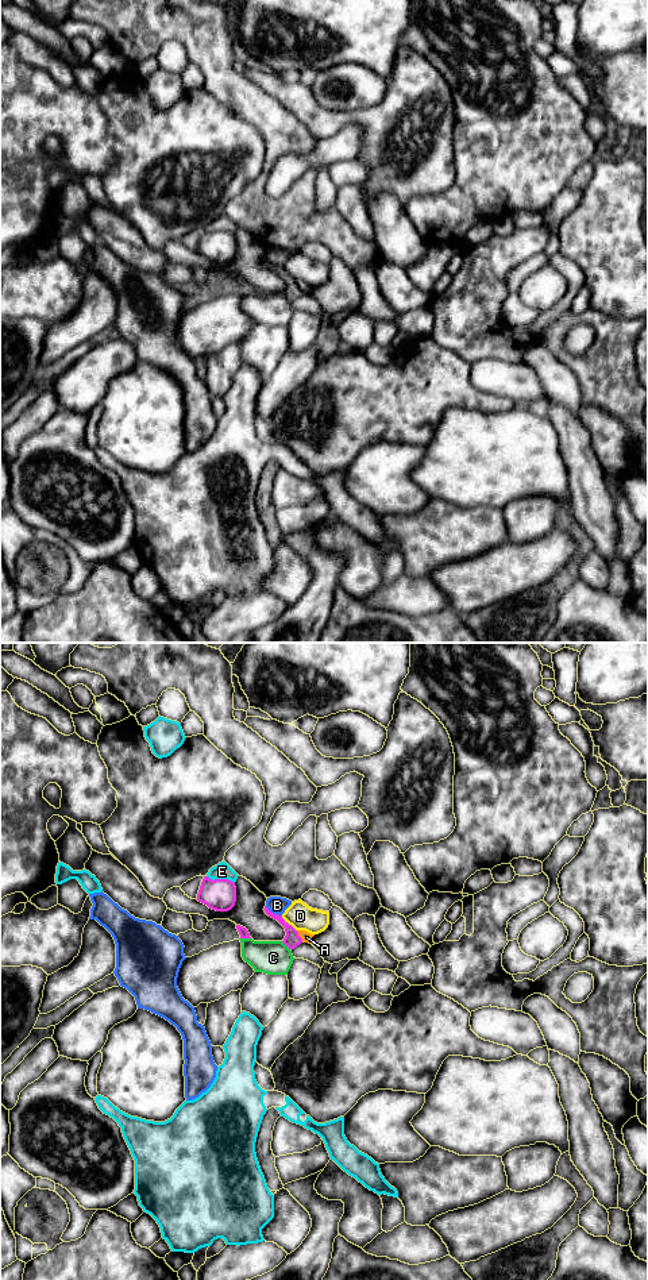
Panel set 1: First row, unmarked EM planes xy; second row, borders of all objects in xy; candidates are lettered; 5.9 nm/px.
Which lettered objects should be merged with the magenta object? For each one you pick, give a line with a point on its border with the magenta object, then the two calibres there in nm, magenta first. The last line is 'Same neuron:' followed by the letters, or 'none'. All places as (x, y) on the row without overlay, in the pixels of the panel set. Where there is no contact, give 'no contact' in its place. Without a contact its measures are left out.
Same neuron: none

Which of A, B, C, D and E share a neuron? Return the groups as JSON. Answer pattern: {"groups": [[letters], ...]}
{"groups": [["A"], ["B"], ["C"], ["D"], ["E"]]}

